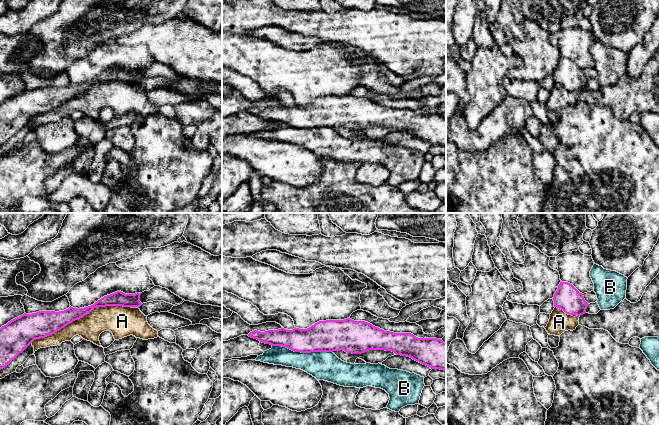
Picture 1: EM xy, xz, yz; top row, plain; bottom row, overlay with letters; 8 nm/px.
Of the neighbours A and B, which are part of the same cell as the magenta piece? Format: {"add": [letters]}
{"add": []}

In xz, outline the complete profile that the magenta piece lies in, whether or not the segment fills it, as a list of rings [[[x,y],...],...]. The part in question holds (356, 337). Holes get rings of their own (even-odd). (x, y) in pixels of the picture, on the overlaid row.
[[[344,320],[319,321],[307,329],[254,330],[249,337],[272,346],[286,347],[294,352],[333,352],[344,350],[347,353],[362,354],[369,350],[392,351],[396,355],[407,356],[430,367],[446,371],[446,343],[437,338],[418,338],[411,333],[393,333],[384,331],[365,321]]]

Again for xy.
[[[117,291],[84,308],[69,307],[64,311],[39,311],[11,320],[0,328],[0,370],[22,353],[34,340],[45,338],[68,324],[89,314],[94,308],[106,306],[140,307],[141,293]]]

